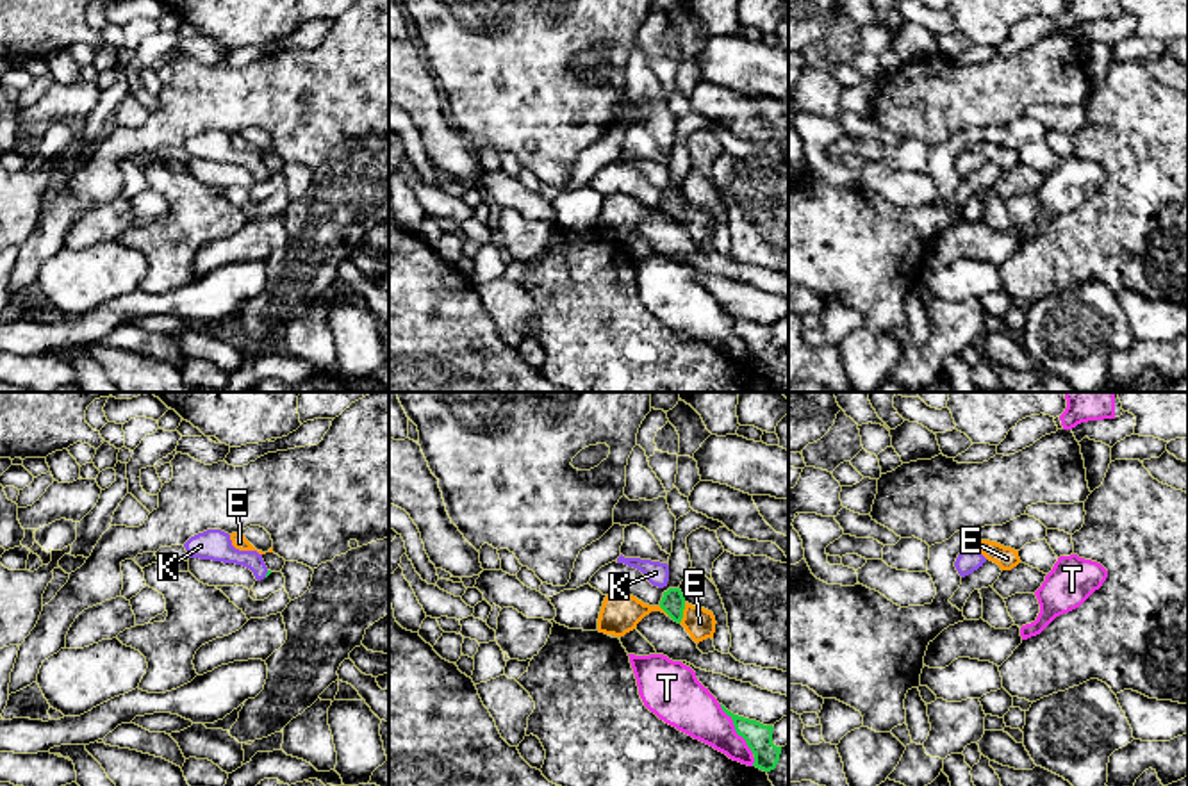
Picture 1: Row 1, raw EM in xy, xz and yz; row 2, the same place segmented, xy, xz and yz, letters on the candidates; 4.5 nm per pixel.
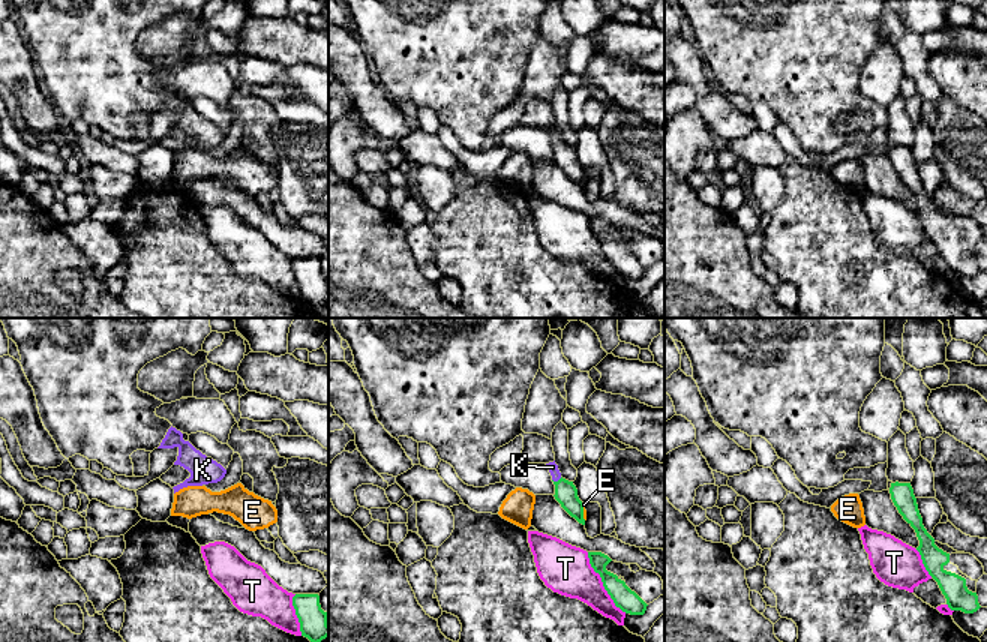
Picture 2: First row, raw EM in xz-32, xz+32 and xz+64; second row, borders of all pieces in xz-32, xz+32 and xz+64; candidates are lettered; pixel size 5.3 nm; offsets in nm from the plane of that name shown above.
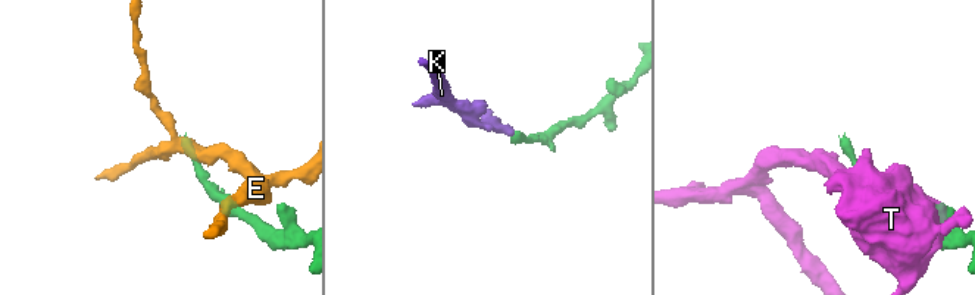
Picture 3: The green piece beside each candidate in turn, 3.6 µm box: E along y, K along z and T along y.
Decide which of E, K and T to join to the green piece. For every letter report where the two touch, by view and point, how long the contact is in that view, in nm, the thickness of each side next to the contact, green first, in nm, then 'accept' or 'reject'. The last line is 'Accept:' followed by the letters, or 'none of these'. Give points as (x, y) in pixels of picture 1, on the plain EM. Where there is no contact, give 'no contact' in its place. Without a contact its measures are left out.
E: xz (682, 214) | 100 nm | 110/140 nm | reject
K: xy (266, 175) | 40 nm | 20/130 nm | accept
T: xz (735, 330) | 280 nm | 120/220 nm | reject
Accept: K

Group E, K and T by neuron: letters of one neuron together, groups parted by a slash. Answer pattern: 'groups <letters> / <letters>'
groups E / K / T

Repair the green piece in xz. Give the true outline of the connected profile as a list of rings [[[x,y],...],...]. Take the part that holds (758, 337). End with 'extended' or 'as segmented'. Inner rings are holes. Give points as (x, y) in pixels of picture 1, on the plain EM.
[[[721,305],[722,312],[733,321],[735,332],[742,337],[755,355],[753,367],[771,373],[776,369],[781,355],[781,348],[772,344],[772,326],[763,326],[756,321],[749,321],[738,315],[733,315]]]; as segmented

